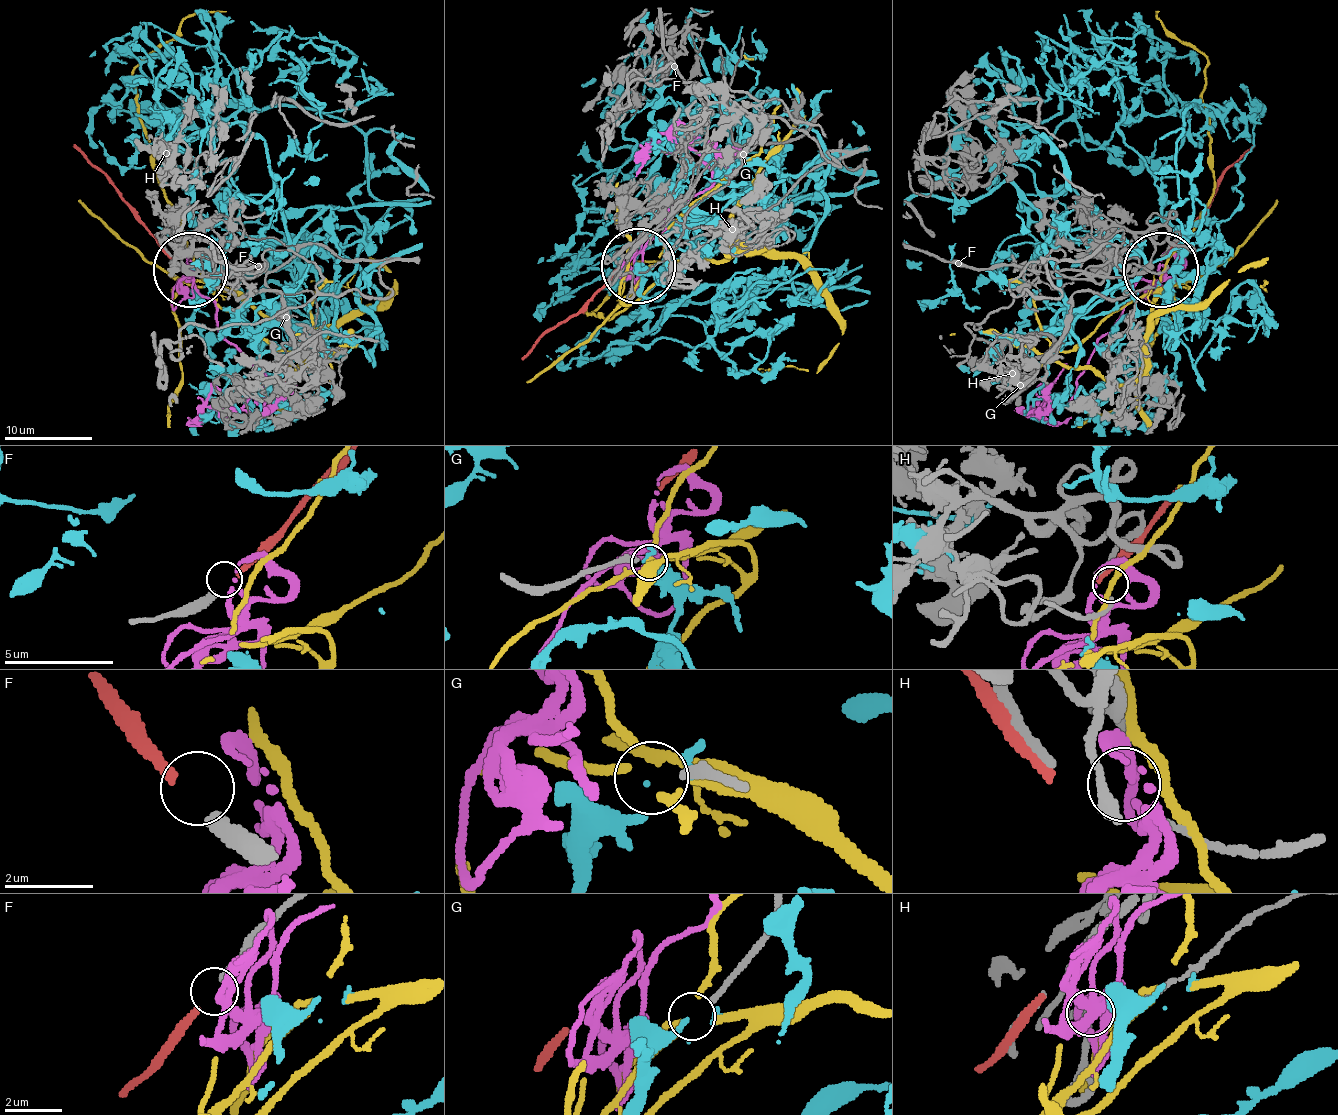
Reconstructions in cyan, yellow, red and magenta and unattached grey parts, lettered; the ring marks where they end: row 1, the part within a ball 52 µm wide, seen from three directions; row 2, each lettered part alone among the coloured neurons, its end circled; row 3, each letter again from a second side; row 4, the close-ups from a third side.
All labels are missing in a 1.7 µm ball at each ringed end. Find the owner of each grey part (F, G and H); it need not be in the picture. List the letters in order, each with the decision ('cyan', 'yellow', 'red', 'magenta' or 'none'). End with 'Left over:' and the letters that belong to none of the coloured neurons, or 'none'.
F: red
G: none
H: magenta
Left over: G

